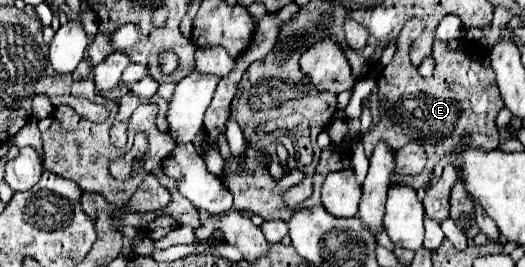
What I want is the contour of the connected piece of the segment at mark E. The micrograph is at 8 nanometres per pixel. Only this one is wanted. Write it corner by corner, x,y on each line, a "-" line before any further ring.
436,40
434,58
434,76
422,78
410,64
408,50
398,42
392,62
382,68
378,76
382,120
362,138
366,156
372,154
380,140
388,142
394,152
408,142
416,142
426,150
428,162
432,166
442,158
456,166
456,156
460,156
464,148
484,148
484,152
498,148
496,116
504,102
498,92
496,74
492,72
488,60
488,50
480,48
478,42
470,46
462,40

